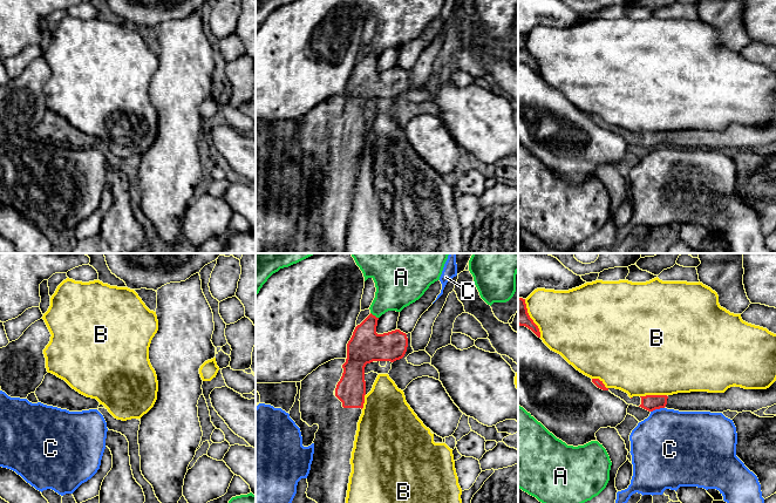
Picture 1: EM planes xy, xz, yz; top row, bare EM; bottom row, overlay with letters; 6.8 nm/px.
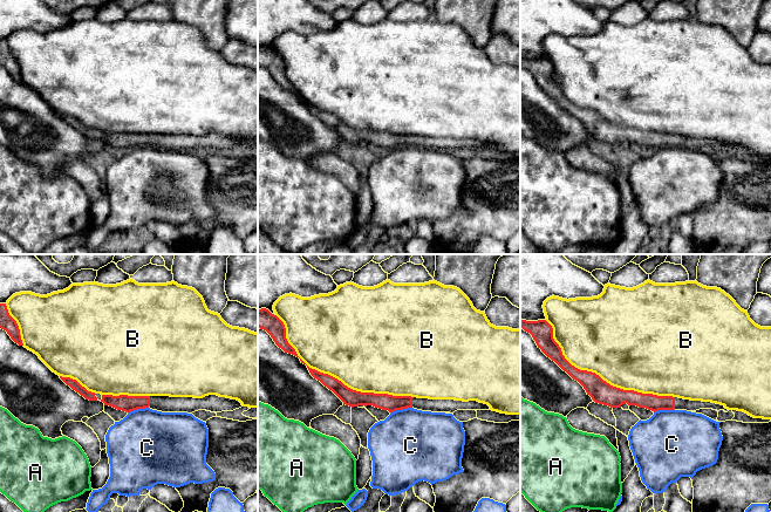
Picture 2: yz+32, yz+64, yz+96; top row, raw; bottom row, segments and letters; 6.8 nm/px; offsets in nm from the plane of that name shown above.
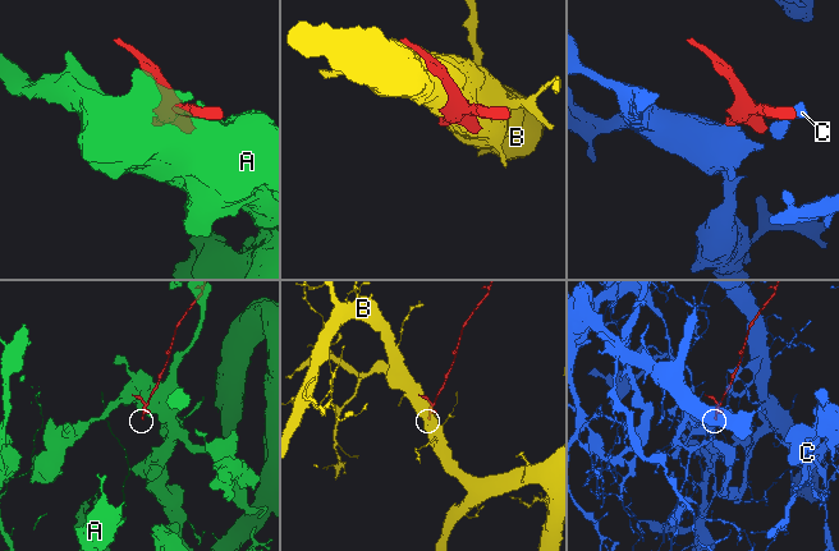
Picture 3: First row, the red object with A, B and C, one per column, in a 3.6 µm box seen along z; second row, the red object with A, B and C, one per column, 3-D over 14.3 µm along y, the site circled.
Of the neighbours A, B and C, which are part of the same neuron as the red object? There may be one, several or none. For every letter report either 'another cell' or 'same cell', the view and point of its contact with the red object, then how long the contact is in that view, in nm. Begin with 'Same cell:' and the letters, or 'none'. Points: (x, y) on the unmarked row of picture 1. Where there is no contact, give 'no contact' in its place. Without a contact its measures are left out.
Same cell: none
A: another cell | xz (374, 53) | 70 nm
B: another cell | yz (653, 133) | 180 nm
C: another cell | yz (657, 145) | 100 nm

